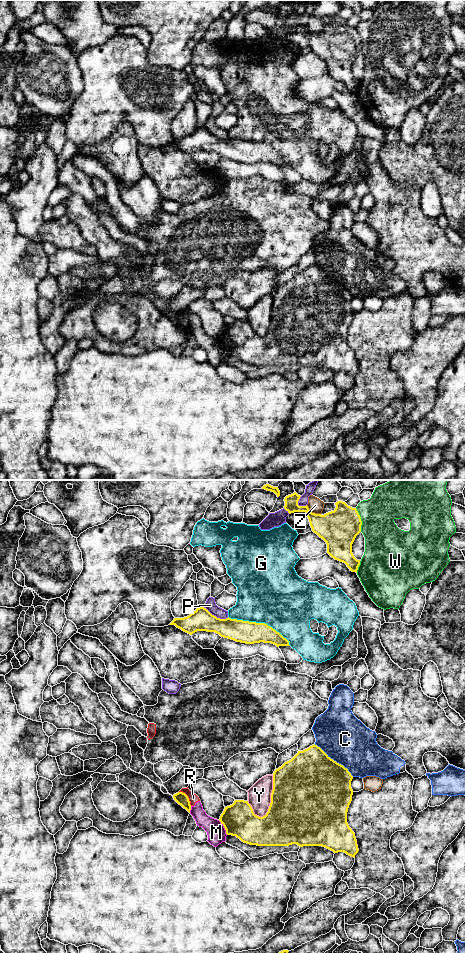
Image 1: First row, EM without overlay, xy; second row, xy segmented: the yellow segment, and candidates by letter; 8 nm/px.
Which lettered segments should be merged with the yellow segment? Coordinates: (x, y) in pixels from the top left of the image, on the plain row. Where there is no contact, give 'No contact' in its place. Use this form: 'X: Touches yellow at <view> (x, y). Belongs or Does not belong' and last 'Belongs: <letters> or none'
C: Touches yellow at xy (333, 280). Does not belong
G: Touches yellow at xy (260, 143). Does not belong
M: Touches yellow at xy (224, 347). Does not belong
P: Touches yellow at xy (215, 136). Does not belong
R: Touches yellow at xy (187, 317). Does not belong
W: Touches yellow at xy (360, 40). Does not belong
Y: Touches yellow at xy (271, 318). Does not belong
Z: Touches yellow at xy (313, 33). Does not belong
Belongs: none

